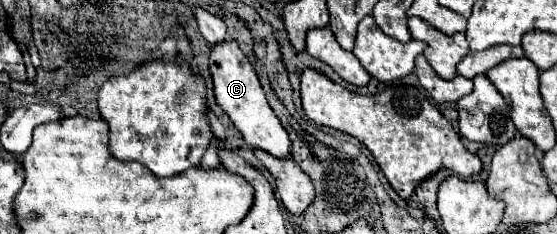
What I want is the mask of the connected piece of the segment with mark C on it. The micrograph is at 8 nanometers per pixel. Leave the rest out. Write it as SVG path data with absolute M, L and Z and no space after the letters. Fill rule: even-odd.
M221 41L219 45L211 47L209 53L209 71L213 77L213 87L215 87L215 101L217 105L229 115L233 125L239 129L243 135L245 143L251 149L263 149L271 153L277 159L285 159L291 153L291 141L287 137L287 131L279 123L277 115L269 107L265 93L261 89L261 83L257 79L257 73L253 71L249 59L243 55L239 49L237 41Z

